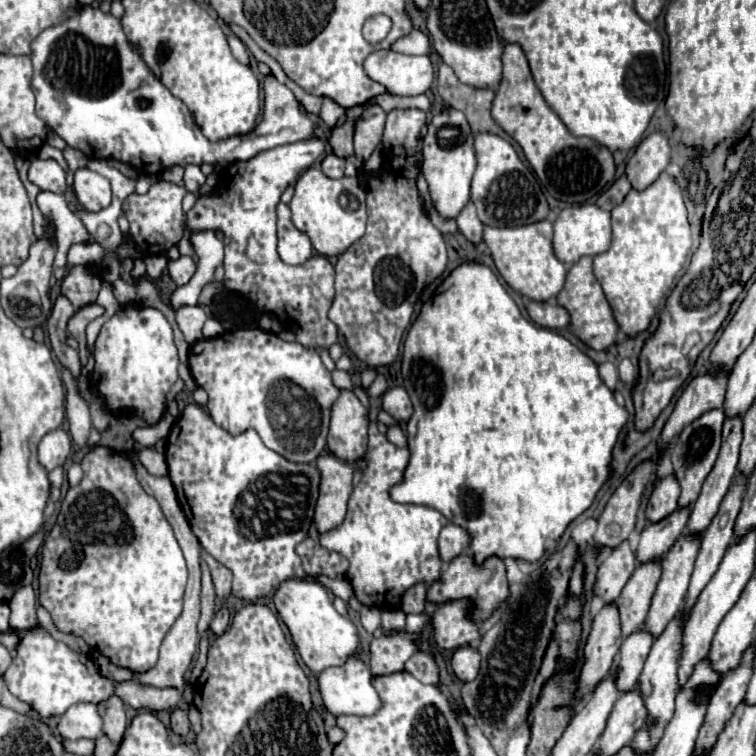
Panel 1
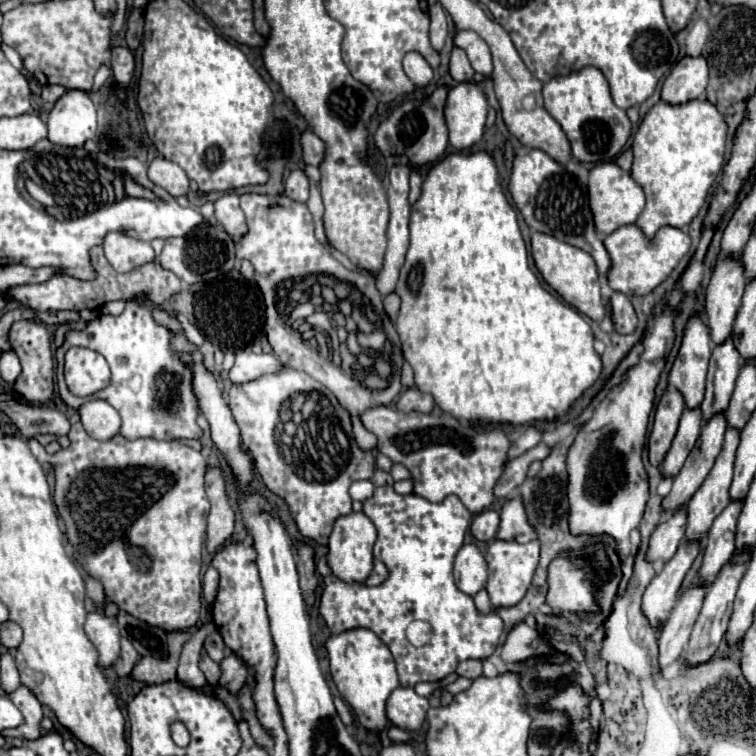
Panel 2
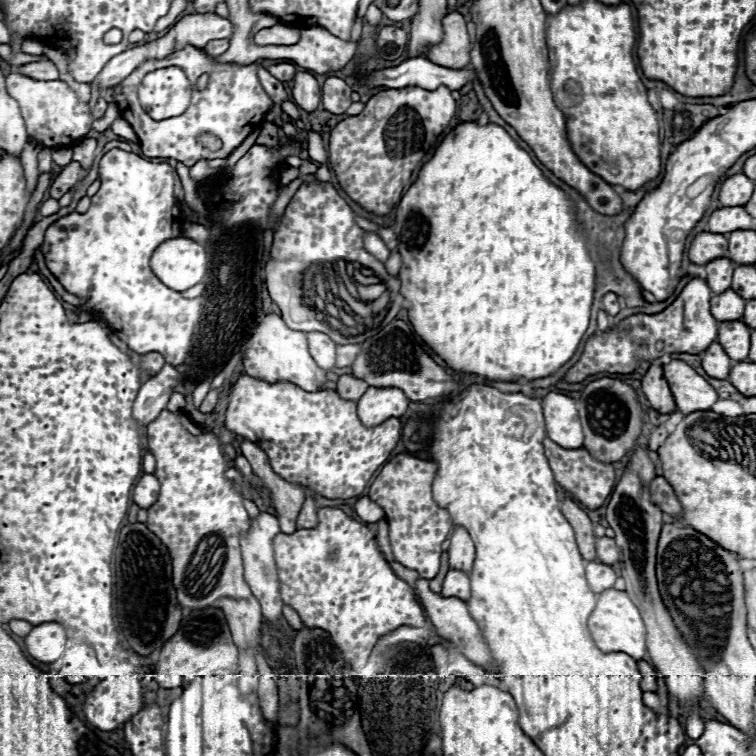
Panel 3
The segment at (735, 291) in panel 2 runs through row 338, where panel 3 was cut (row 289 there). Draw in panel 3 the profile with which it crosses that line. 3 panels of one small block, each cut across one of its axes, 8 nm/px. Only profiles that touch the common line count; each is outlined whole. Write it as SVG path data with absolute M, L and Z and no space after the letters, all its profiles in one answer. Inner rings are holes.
M716 258L716 260L710 260L706 264L706 272L708 272L708 286L712 288L712 292L720 294L724 290L730 288L730 282L732 282L732 272L734 272L736 264L732 264L732 260L728 258Z

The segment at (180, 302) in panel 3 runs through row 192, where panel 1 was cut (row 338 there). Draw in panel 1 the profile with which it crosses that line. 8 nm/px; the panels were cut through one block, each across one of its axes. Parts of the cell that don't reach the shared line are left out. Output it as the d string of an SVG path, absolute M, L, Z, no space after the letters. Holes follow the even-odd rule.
M126 304L122 306L104 326L100 328L100 334L94 344L94 372L92 372L92 384L96 386L98 394L104 398L106 408L112 414L118 414L122 410L132 410L136 416L146 420L146 424L156 424L164 410L166 410L166 394L170 392L172 384L179 379L179 357L174 343L173 329L164 314L156 308L136 308L138 304Z

